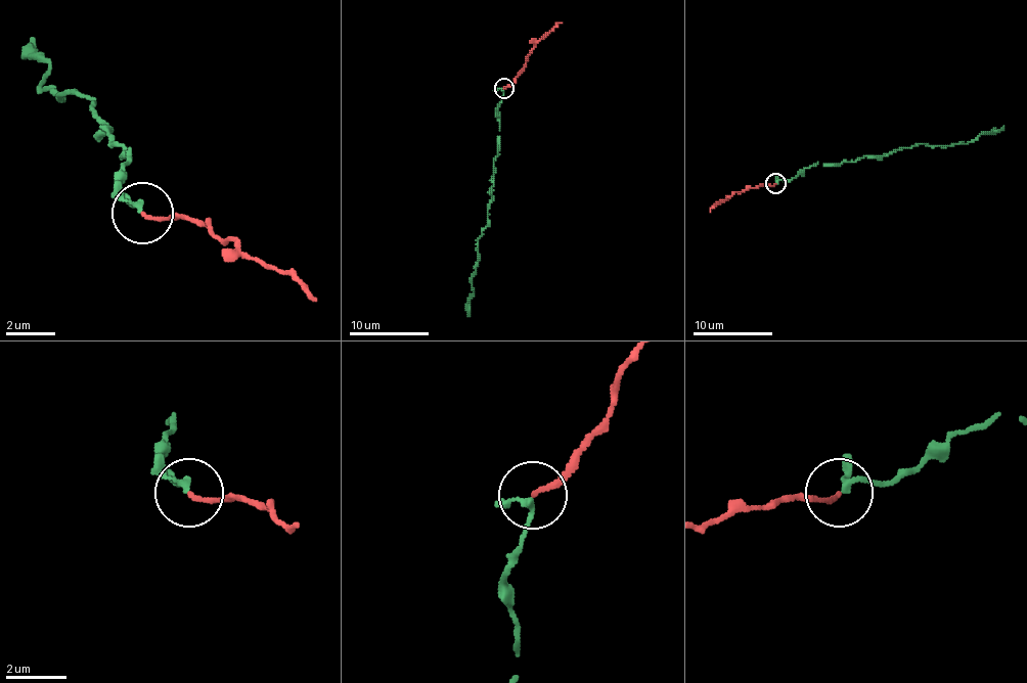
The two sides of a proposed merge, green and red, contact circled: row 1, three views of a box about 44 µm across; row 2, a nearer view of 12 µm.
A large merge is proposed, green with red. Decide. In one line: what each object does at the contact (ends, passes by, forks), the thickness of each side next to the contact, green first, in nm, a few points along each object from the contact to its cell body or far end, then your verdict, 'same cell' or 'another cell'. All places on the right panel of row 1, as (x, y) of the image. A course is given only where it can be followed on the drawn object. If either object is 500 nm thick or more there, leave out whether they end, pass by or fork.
green passes by; red ends there; 160 nm thick on the green side, 160 nm on the other; green runs (775, 184), (817, 164), (856, 162), (916, 146), (968, 144), (1003, 126); red runs (775, 184), (733, 191), (710, 212); same cell

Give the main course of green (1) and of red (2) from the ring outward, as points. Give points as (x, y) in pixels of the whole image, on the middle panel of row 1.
1: (503, 88), (497, 110), (499, 150), (486, 228), (478, 240), (467, 316)
2: (503, 88), (522, 69), (534, 46), (562, 23)

